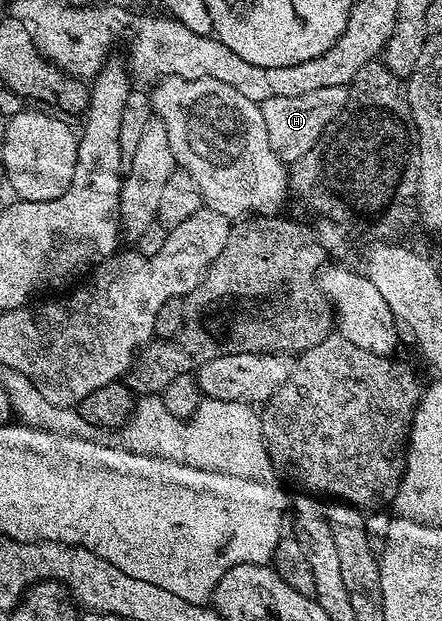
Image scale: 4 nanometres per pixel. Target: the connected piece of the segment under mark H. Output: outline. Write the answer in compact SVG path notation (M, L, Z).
M331 85L331 89L315 89L303 97L271 97L271 101L260 103L263 121L267 125L271 149L275 149L277 156L286 165L292 165L295 161L299 161L299 157L303 157L303 153L307 153L307 149L311 149L319 141L319 137L325 132L327 125L331 125L331 121L335 121L335 117L343 109L343 105L347 105L348 96L348 87Z

